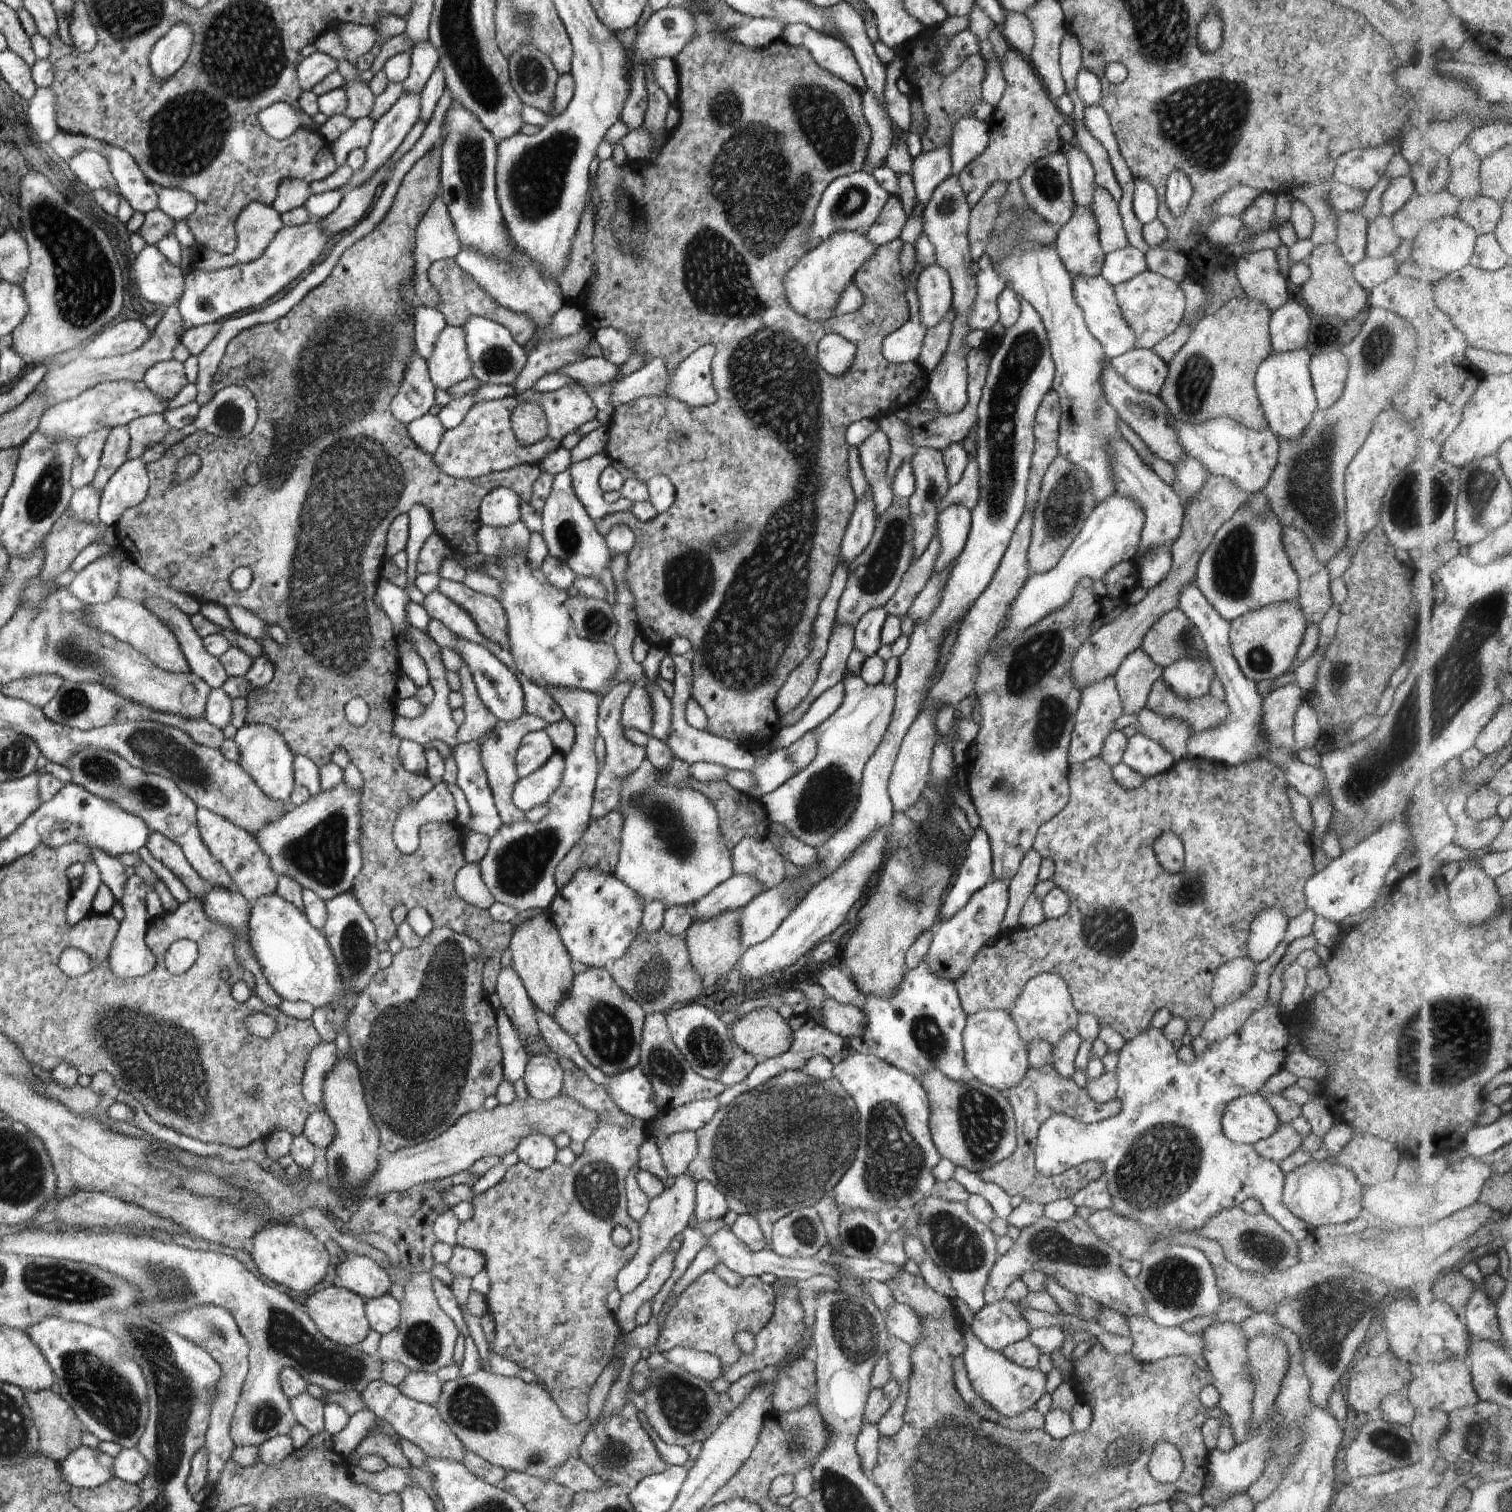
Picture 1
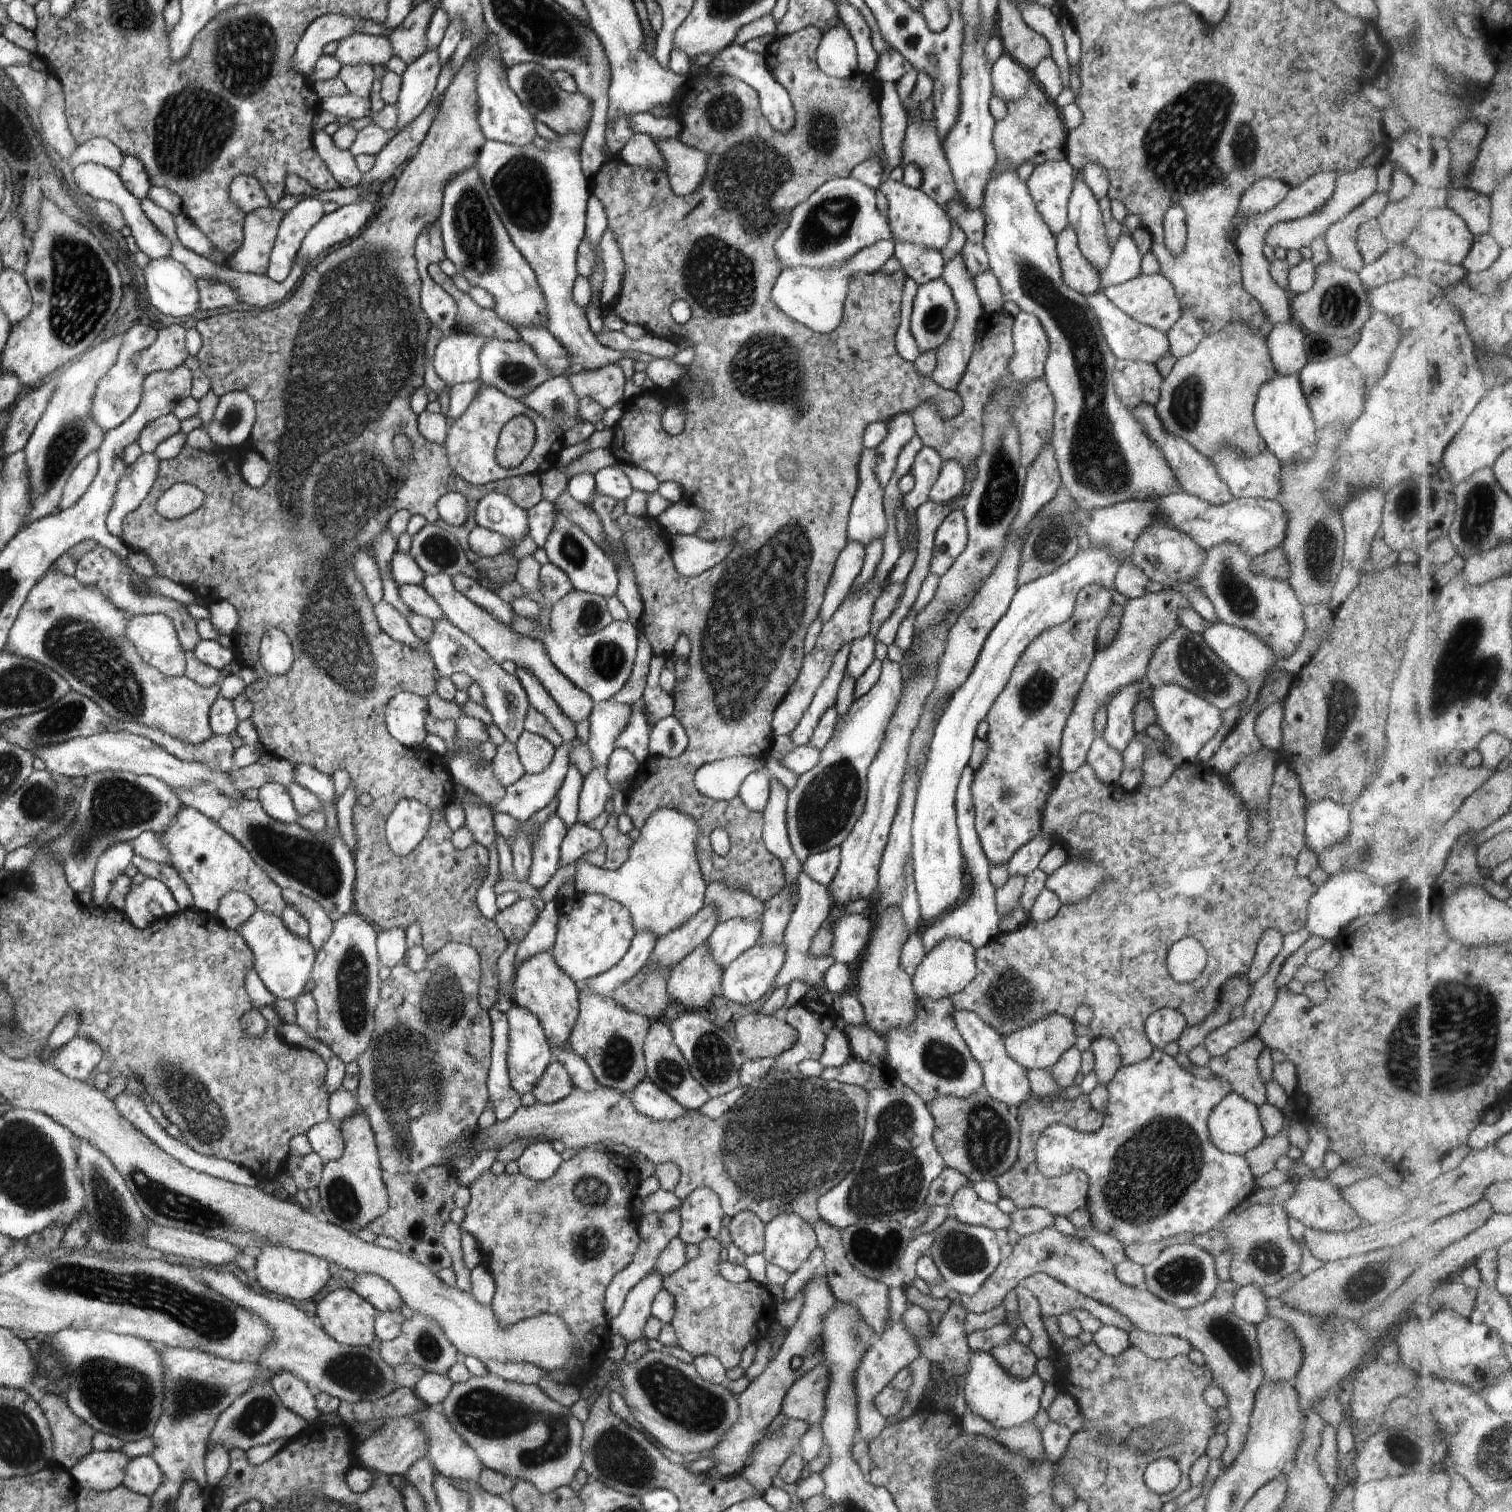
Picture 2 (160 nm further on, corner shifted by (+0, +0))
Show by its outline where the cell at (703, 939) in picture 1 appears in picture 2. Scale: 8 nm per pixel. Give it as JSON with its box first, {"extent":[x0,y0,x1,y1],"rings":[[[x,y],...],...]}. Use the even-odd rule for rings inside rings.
{"extent":[668,940,724,1011],"rings":[[[708,940],[694,948],[671,968],[668,991],[673,1002],[682,1004],[686,1011],[700,1011],[713,996],[722,990],[724,968],[710,956]]]}

